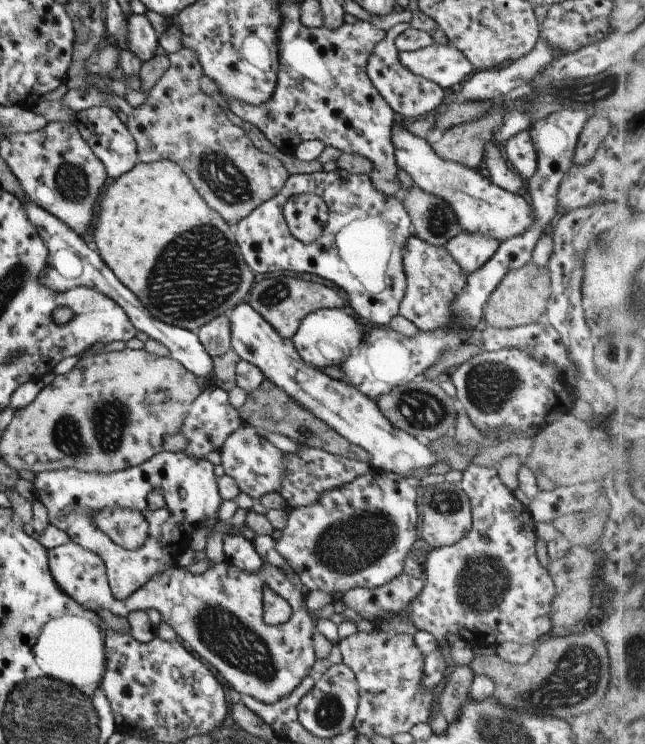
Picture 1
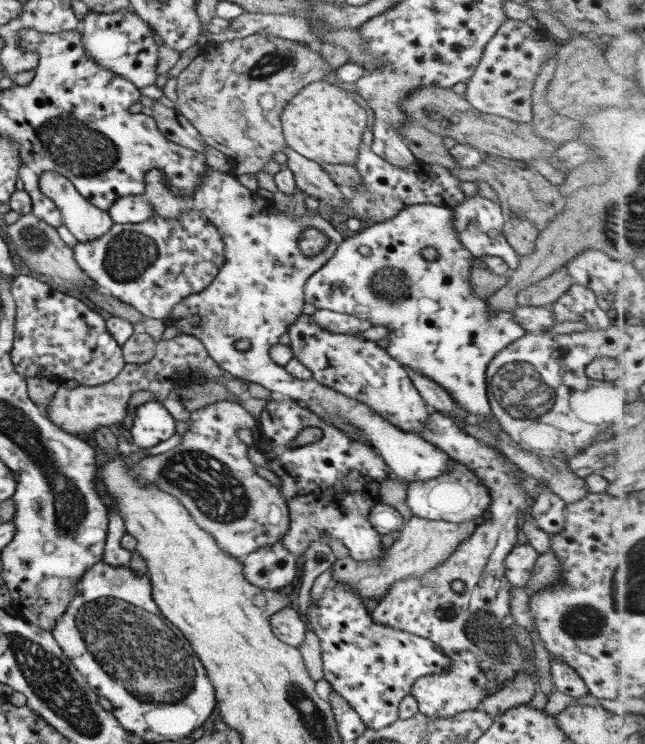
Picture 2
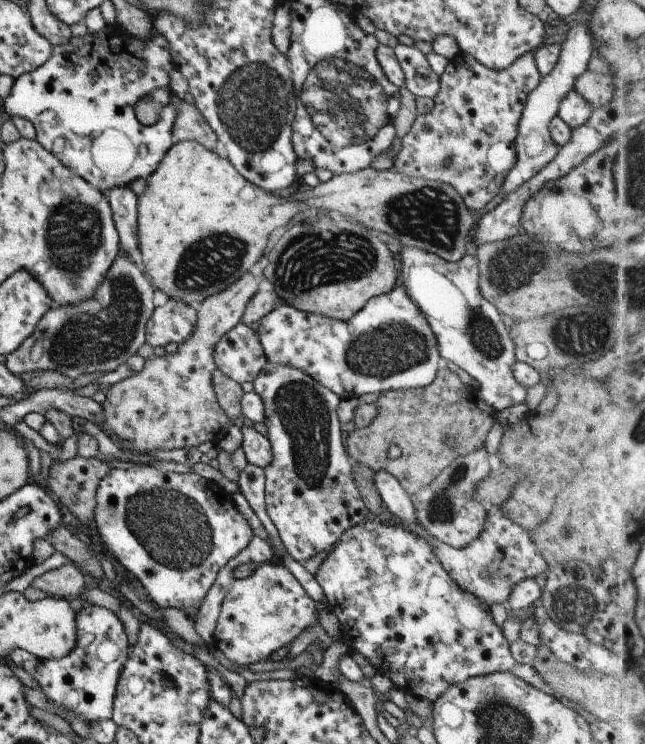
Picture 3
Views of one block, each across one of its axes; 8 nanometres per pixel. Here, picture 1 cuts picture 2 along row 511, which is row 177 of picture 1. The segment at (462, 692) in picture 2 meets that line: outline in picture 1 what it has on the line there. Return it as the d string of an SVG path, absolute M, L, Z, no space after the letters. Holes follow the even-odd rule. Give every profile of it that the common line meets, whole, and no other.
M491 141L491 146L486 148L486 168L488 168L488 179L499 188L511 194L519 194L527 190L528 180L513 170L499 153L498 147Z

